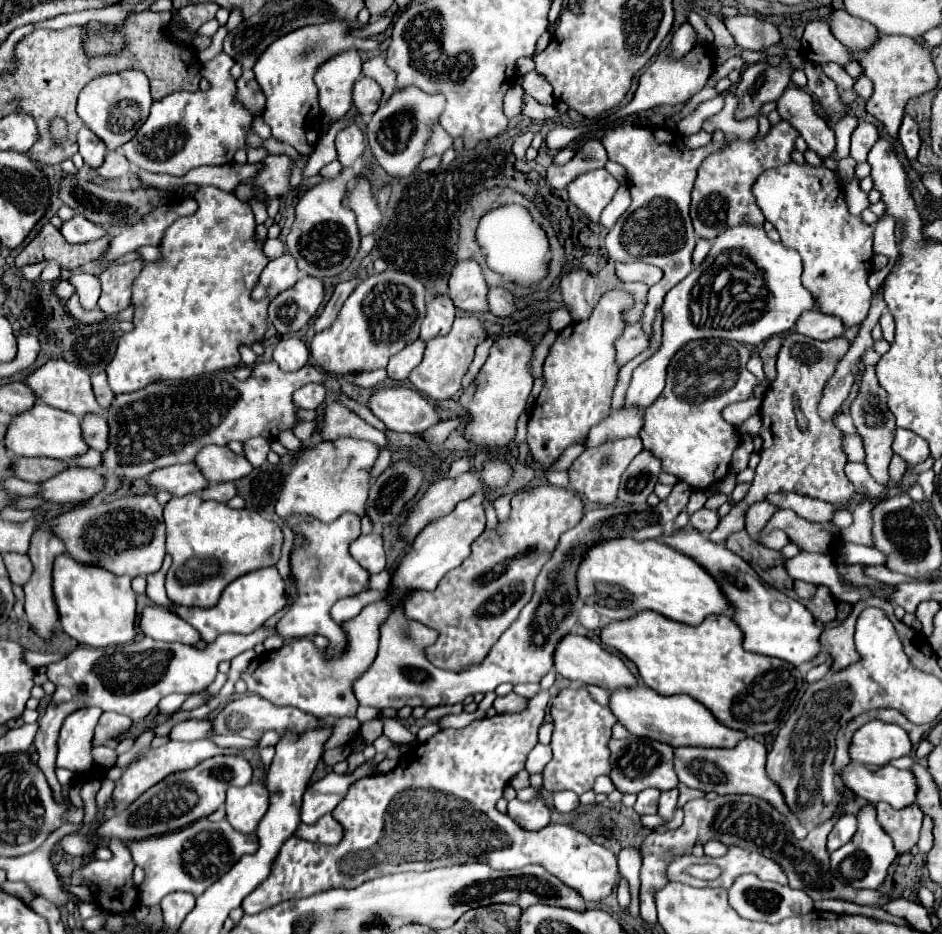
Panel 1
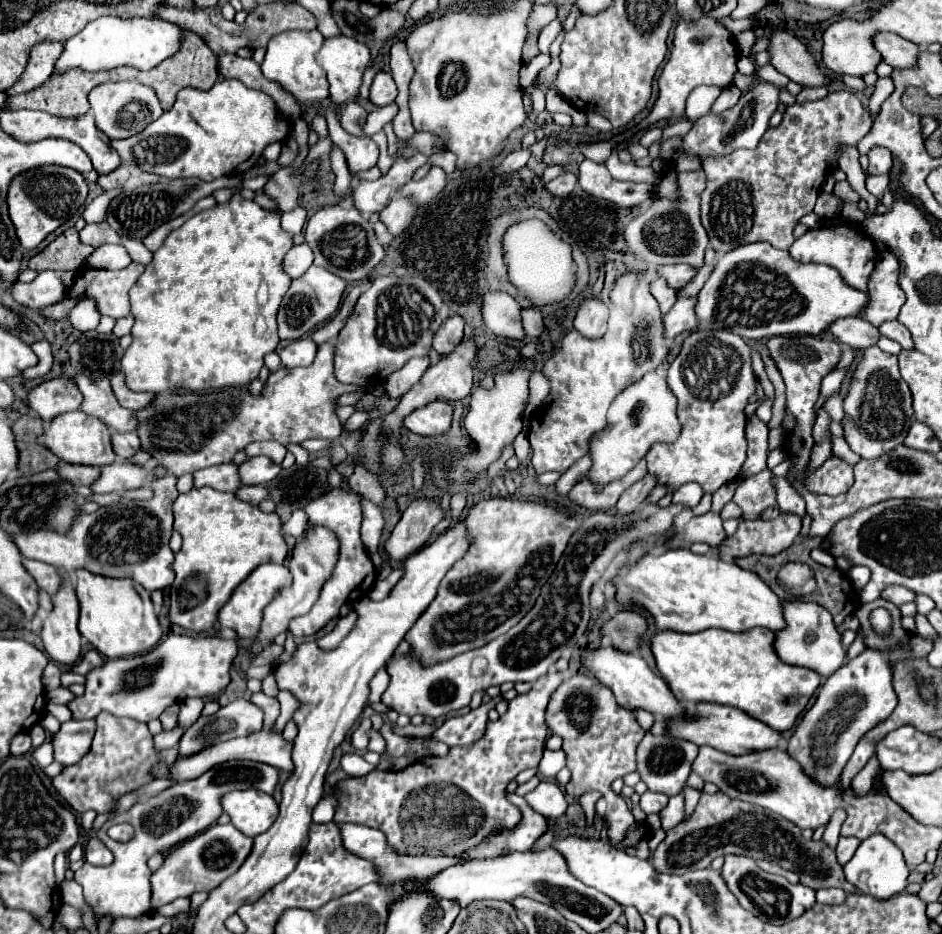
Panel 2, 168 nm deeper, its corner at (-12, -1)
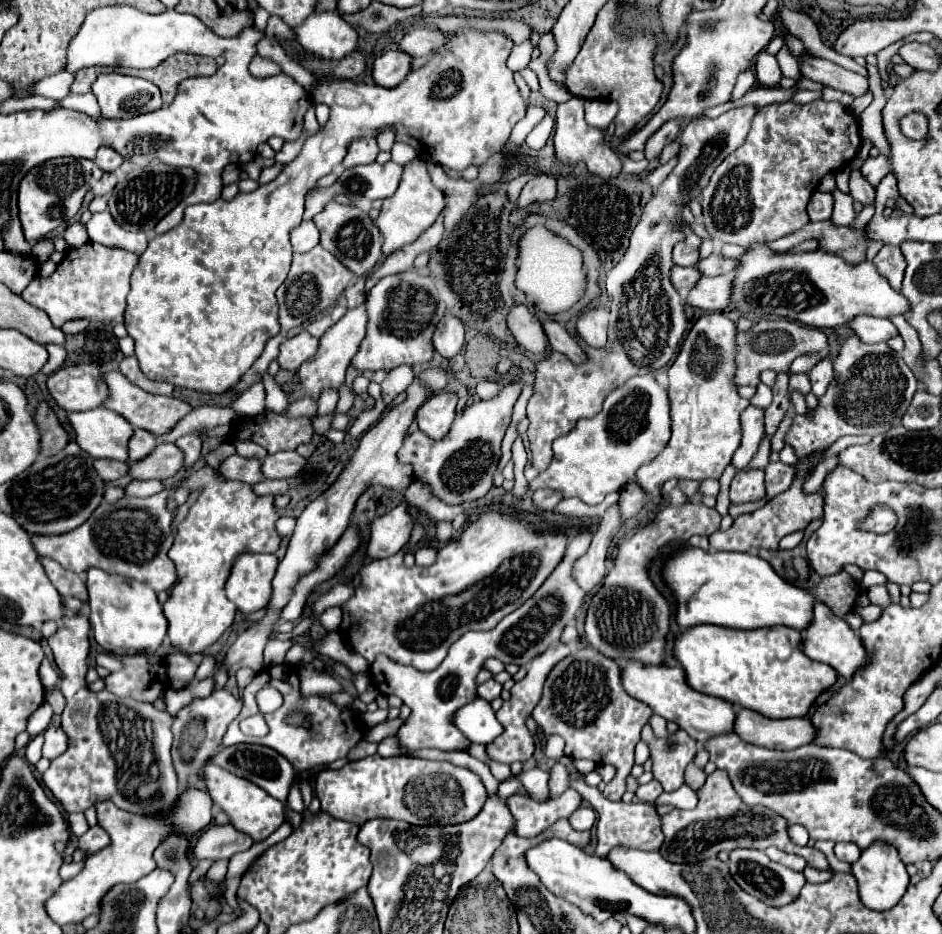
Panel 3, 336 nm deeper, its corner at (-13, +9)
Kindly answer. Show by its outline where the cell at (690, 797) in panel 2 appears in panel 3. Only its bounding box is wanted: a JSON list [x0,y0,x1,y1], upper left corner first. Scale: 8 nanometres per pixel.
[685,763,705,789]

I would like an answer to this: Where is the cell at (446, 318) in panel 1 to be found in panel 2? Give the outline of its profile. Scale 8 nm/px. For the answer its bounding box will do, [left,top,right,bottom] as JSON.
[432,315,464,355]

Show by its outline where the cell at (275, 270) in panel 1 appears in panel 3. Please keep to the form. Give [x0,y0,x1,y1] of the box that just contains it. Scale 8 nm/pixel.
[289,221,319,253]

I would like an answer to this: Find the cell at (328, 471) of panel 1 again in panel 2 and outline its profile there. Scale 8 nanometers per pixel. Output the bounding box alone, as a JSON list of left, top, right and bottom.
[282,511,302,539]

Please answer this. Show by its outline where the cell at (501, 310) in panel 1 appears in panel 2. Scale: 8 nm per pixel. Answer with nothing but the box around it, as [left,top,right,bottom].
[520,307,544,337]

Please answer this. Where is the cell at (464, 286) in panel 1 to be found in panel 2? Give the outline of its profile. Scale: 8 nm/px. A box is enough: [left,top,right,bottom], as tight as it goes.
[482,291,524,339]

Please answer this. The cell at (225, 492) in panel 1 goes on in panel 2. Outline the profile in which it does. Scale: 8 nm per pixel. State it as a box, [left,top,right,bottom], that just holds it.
[234,485,268,505]

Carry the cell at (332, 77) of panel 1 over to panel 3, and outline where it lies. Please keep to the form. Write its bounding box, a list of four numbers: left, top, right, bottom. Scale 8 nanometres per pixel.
[293,11,357,59]

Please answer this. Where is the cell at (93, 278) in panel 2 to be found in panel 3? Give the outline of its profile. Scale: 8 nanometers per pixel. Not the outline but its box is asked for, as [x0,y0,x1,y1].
[21,241,139,327]

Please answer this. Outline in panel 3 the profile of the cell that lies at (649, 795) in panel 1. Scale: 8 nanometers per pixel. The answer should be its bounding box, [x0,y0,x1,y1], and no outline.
[635,779,663,803]

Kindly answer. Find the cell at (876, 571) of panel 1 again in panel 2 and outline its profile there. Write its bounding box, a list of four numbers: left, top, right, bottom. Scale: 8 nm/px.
[848,565,872,589]

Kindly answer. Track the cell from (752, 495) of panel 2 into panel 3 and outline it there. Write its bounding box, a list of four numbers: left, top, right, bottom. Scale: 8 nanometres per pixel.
[731,471,765,503]

